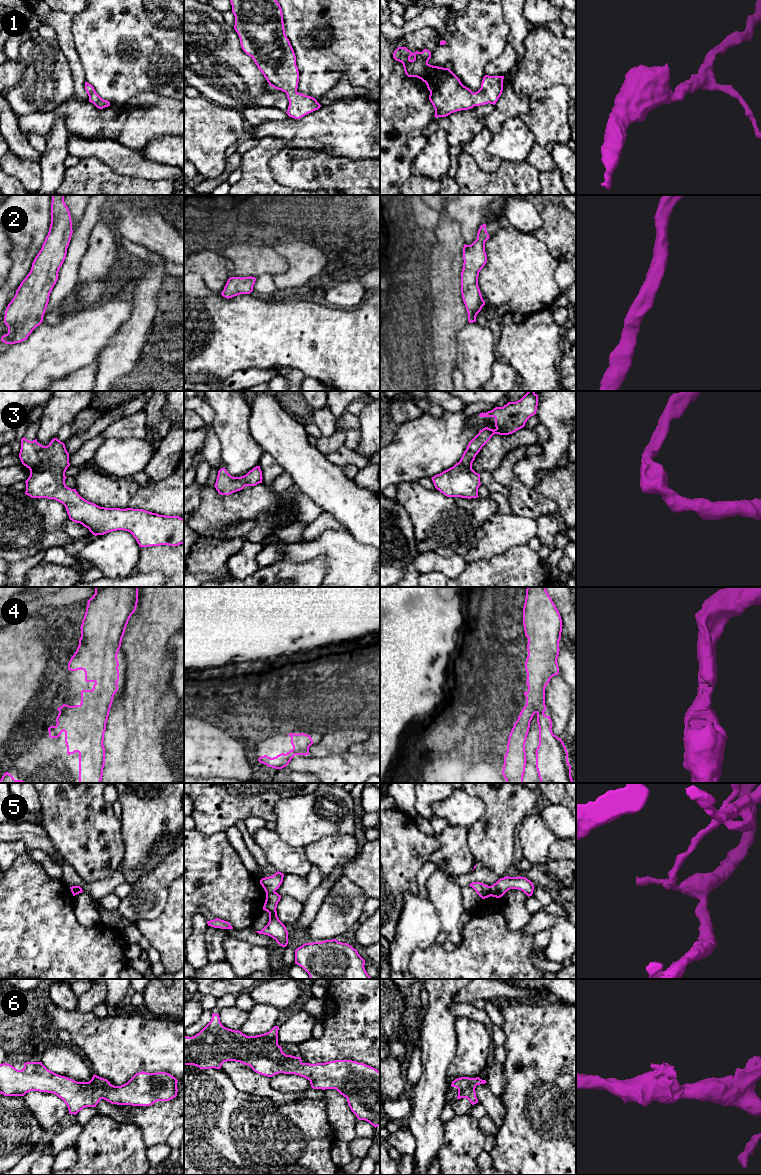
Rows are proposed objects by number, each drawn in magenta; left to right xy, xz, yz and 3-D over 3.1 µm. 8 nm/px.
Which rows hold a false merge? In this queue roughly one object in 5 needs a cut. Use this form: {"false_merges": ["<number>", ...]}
{"false_merges": ["5"]}

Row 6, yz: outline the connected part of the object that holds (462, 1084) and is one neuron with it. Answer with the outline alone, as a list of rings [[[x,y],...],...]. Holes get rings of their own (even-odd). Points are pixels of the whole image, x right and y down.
[[[461,1077],[452,1081],[451,1086],[458,1089],[457,1099],[467,1098],[471,1102],[471,1104],[474,1105],[478,1103],[475,1088],[477,1085],[485,1083],[487,1083],[486,1080],[482,1080],[479,1077]]]

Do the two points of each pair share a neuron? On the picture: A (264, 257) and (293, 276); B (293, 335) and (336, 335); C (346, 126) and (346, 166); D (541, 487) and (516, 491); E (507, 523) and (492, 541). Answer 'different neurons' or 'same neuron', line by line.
A: different neurons
B: same neuron
C: different neurons
D: different neurons
E: same neuron

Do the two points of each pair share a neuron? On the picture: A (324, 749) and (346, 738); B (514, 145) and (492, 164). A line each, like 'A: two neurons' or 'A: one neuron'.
A: one neuron
B: two neurons

